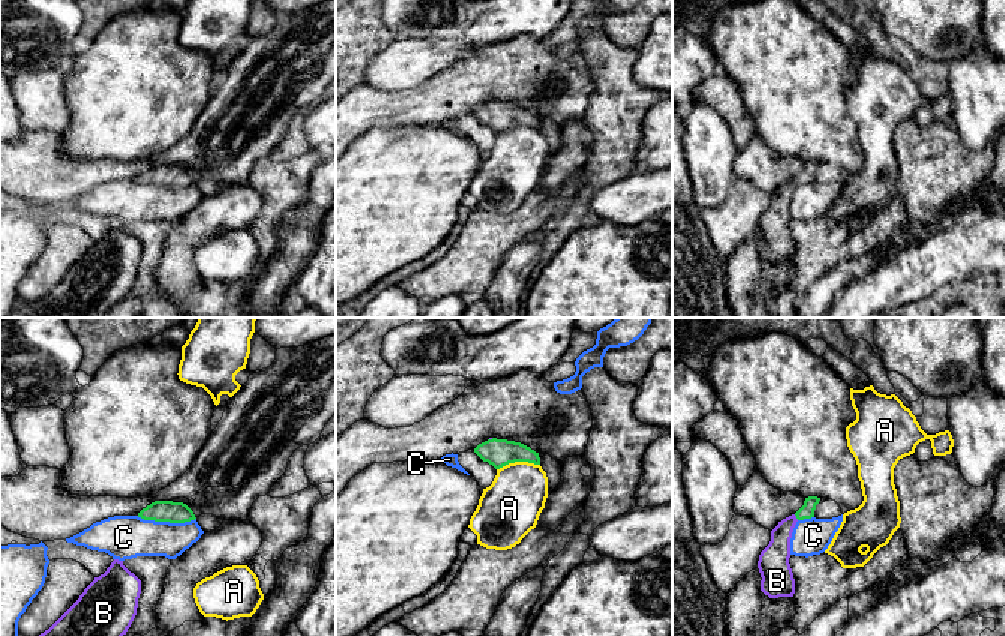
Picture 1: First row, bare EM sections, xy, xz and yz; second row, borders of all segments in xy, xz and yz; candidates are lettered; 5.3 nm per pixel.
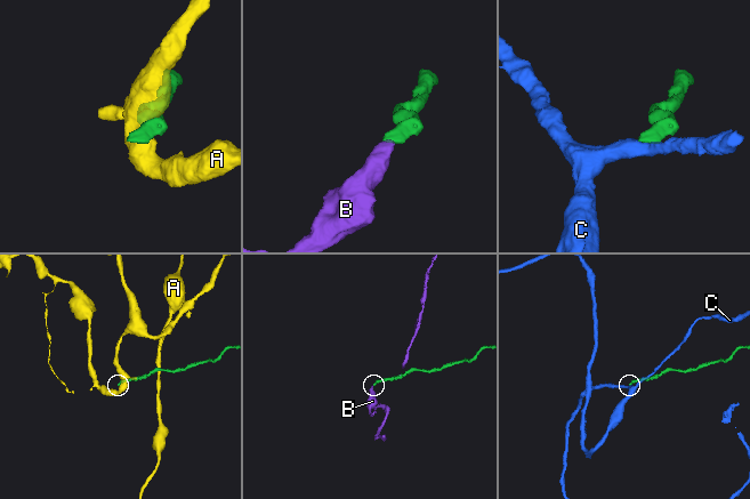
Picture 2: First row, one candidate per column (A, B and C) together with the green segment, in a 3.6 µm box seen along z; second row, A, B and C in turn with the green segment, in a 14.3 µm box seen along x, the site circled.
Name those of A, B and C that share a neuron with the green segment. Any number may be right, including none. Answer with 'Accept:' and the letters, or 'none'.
Accept: B

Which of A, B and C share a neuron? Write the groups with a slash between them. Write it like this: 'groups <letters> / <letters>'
groups A / B / C

